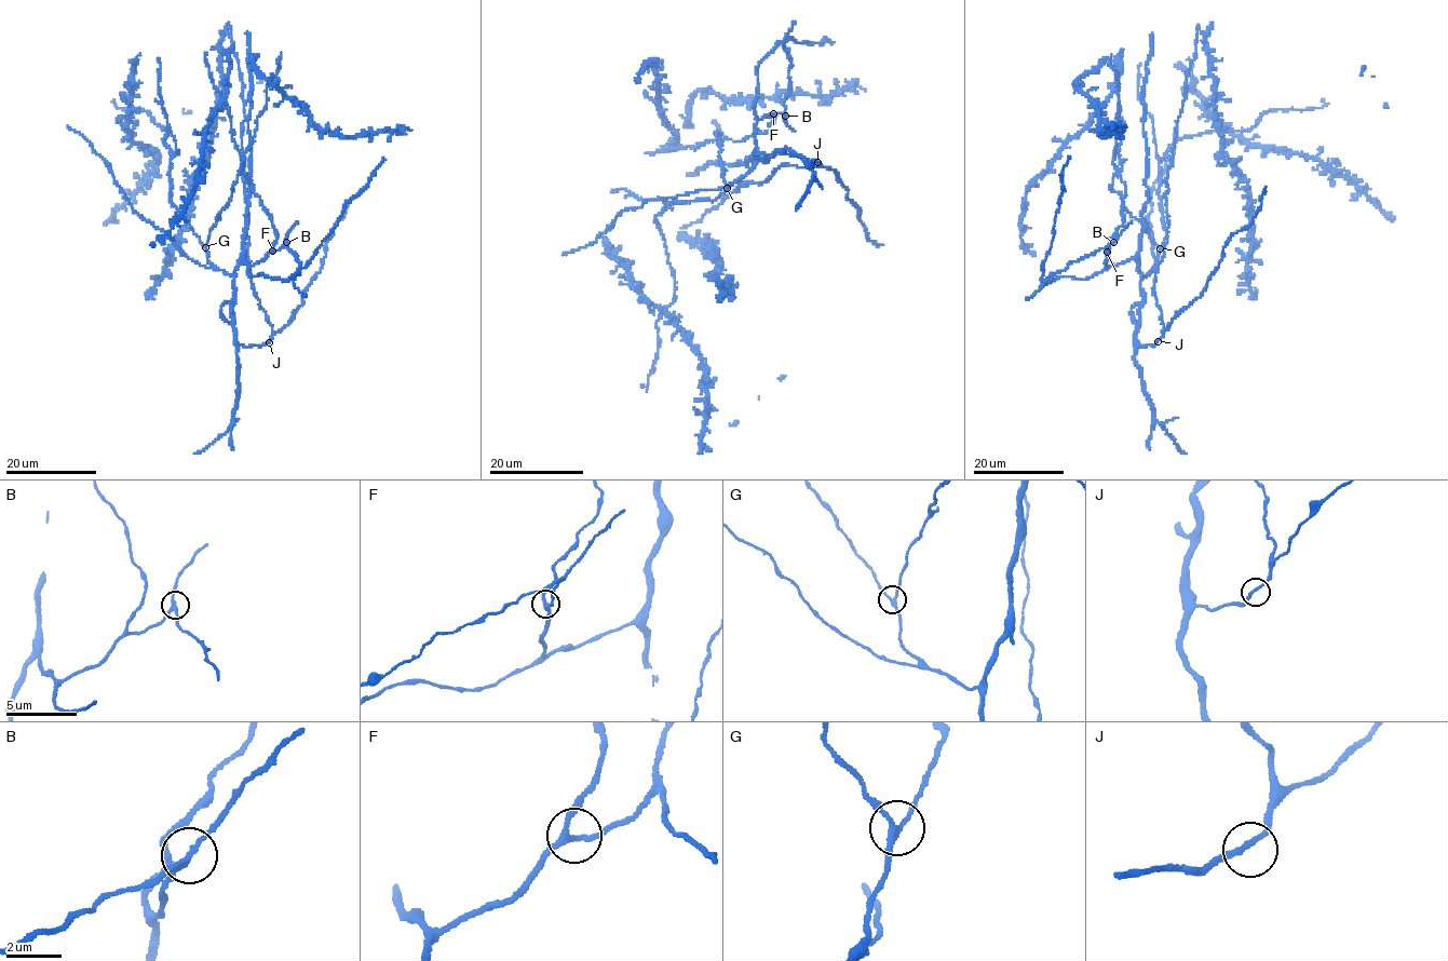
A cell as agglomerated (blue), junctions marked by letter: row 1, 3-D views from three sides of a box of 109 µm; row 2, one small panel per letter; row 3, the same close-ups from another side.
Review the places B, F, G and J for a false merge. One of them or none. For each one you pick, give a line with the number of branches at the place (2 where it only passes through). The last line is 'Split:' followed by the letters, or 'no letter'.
B: 3
Split: B

